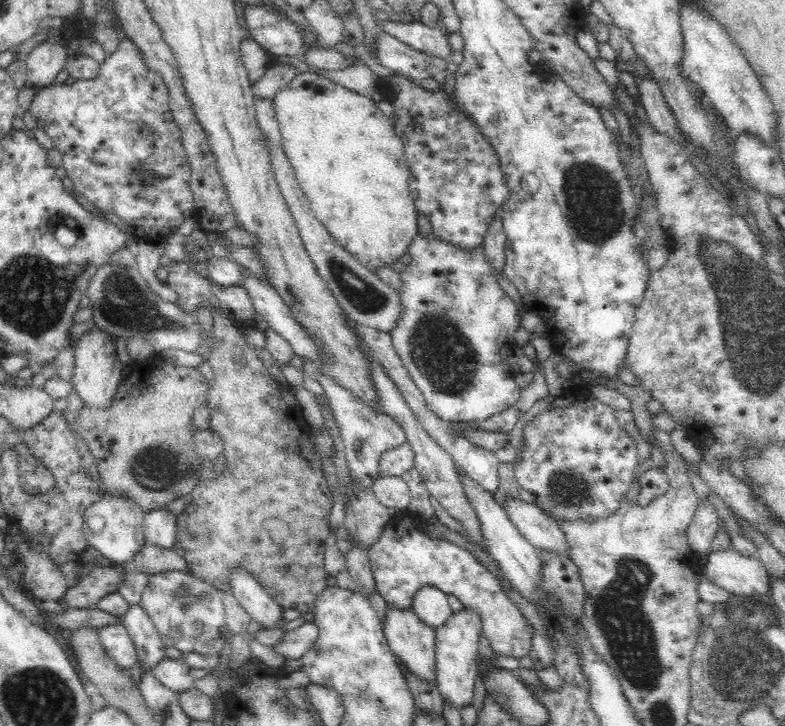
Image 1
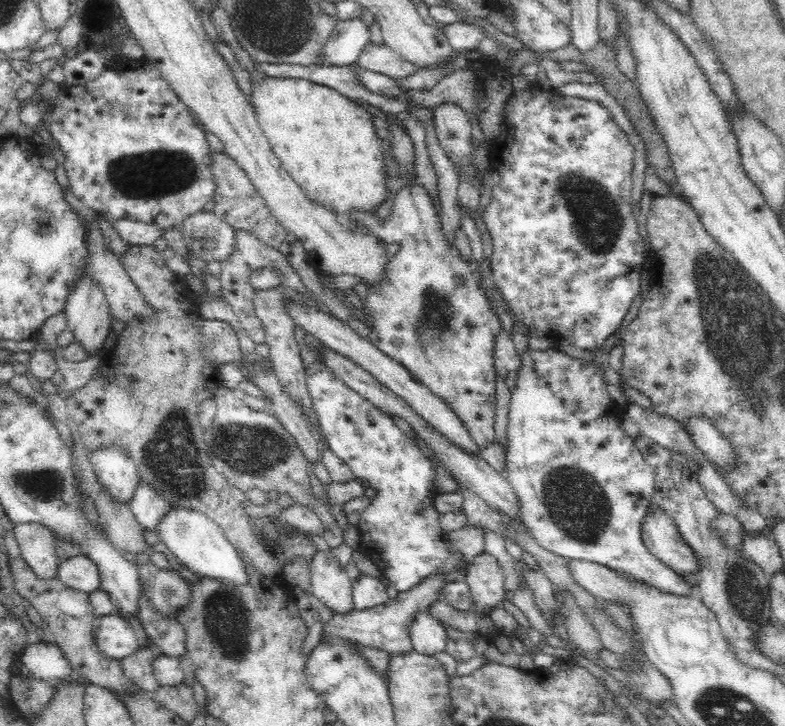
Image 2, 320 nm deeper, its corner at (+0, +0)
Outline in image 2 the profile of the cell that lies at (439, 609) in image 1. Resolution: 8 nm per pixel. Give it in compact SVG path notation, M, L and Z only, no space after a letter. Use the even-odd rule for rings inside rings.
M426 610L417 614L409 630L412 650L426 656L443 652L447 632L438 620L438 618L430 617Z

